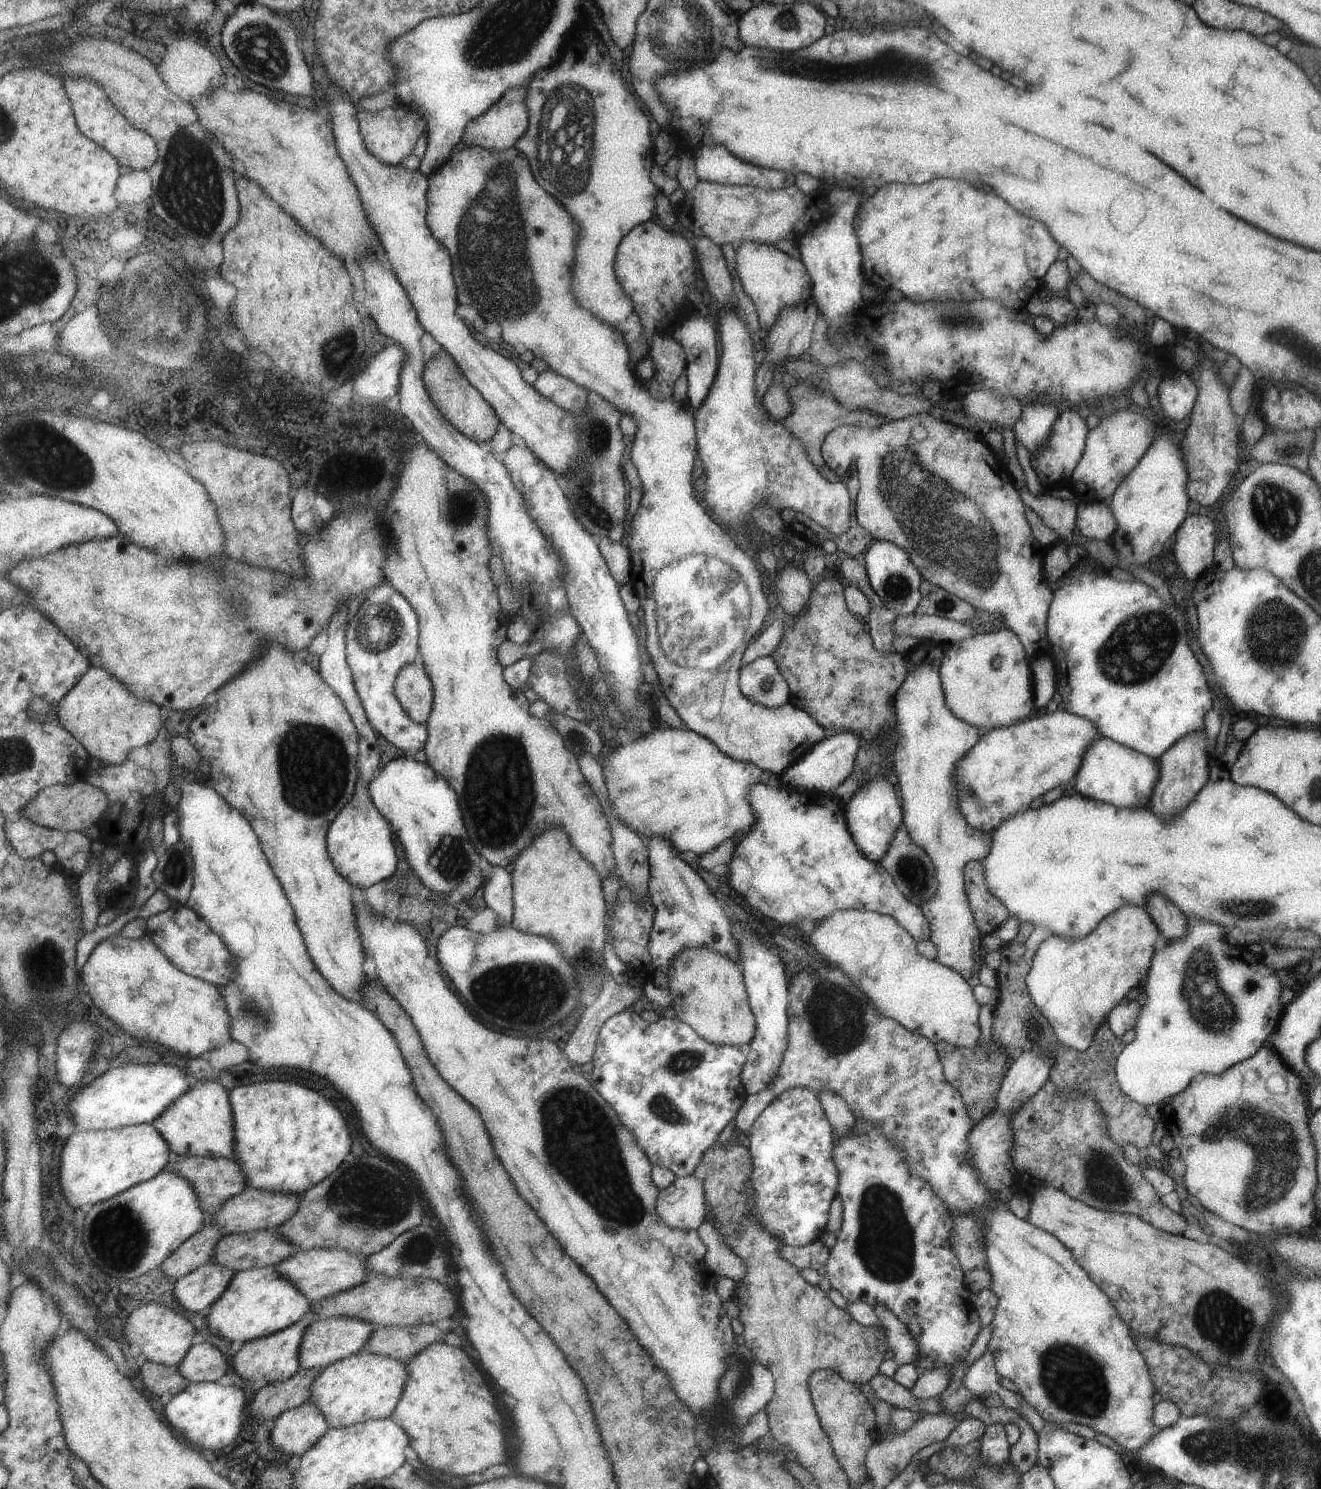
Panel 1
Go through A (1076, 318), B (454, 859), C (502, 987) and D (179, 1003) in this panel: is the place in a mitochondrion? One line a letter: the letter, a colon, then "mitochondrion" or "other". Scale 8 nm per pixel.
A: other
B: mitochondrion
C: mitochondrion
D: other

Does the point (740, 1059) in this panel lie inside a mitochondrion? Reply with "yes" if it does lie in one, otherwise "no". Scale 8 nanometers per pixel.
no

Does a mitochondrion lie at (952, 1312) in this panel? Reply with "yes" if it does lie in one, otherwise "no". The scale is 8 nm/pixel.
no

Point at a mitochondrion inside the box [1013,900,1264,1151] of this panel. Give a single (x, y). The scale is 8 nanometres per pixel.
(1211, 1010)

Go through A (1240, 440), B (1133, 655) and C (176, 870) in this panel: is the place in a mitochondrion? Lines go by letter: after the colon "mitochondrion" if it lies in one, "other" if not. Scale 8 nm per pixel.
A: other
B: mitochondrion
C: mitochondrion

